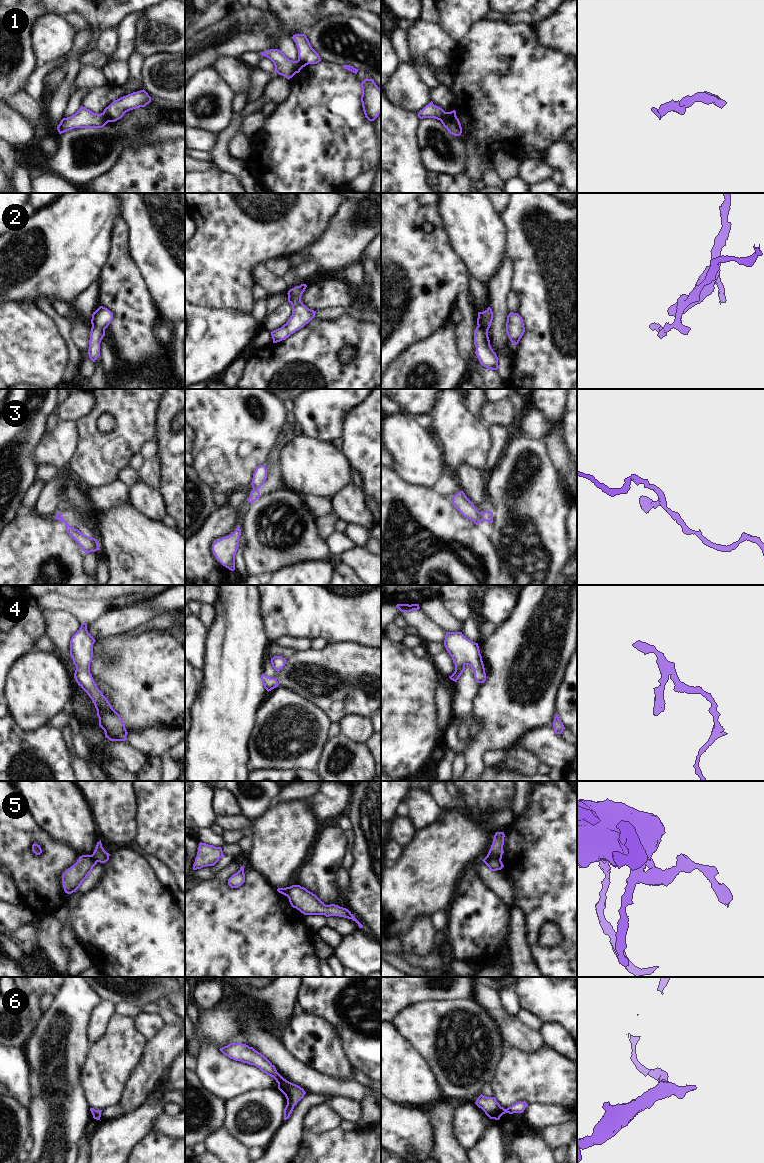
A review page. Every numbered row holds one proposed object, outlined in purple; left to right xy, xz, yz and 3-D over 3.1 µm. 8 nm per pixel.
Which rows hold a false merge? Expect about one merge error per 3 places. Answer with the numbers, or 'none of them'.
1, 3, 5

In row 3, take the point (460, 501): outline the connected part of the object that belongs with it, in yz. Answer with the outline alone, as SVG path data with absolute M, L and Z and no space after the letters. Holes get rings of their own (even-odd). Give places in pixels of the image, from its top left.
M463 491L452 497L452 503L464 517L470 519L476 525L483 521L482 513L474 507Z

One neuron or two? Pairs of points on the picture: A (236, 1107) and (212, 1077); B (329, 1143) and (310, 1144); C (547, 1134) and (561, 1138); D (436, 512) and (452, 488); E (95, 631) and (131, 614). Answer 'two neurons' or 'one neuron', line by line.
A: two neurons
B: one neuron
C: one neuron
D: two neurons
E: one neuron

